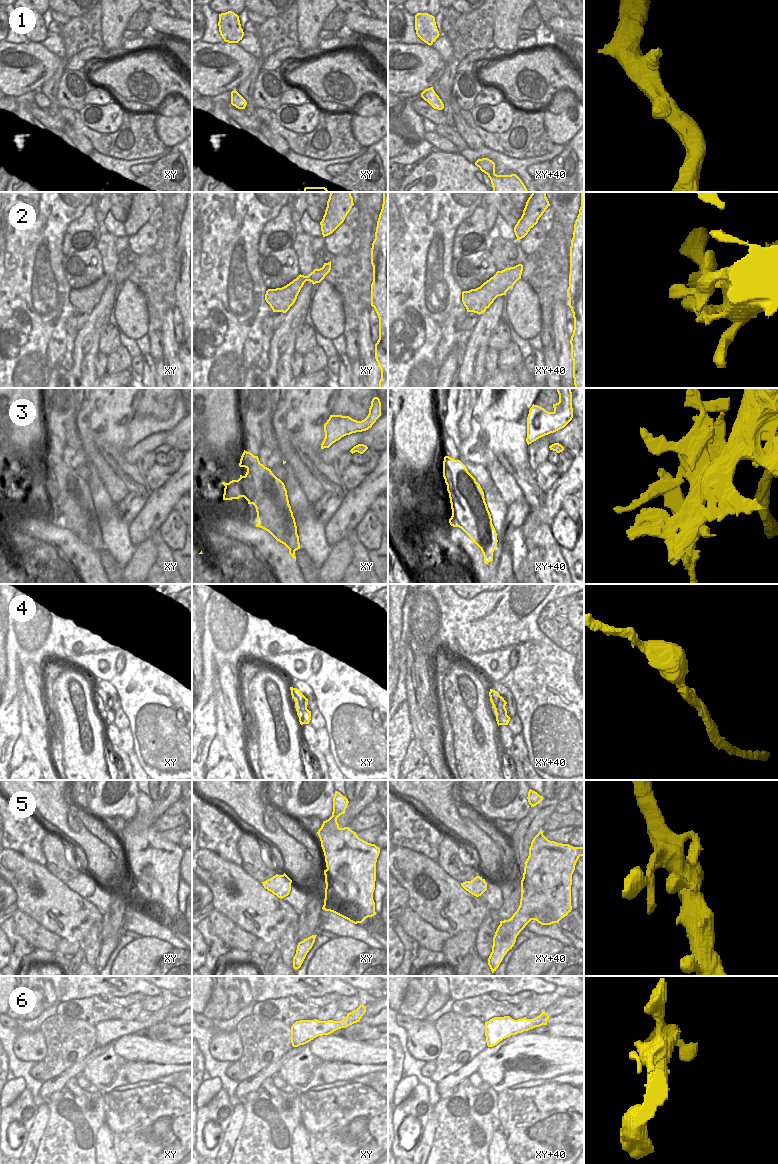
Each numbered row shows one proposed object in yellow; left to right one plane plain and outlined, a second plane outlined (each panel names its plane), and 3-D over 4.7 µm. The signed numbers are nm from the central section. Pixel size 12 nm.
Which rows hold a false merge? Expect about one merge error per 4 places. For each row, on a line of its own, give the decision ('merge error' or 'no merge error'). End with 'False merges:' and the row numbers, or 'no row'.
1: no merge error
2: no merge error
3: merge error
4: no merge error
5: no merge error
6: no merge error
False merges: 3

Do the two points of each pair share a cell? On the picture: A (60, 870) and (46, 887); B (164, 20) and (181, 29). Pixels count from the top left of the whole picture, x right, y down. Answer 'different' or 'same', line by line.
A: different
B: same

